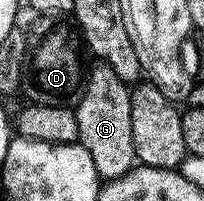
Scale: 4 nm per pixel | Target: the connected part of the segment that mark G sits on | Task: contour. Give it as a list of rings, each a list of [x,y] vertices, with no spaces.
[[[99,66],[90,68],[87,88],[74,113],[79,126],[78,144],[87,150],[89,157],[93,157],[100,180],[106,181],[130,171],[137,160],[131,124],[131,91],[111,66]]]

